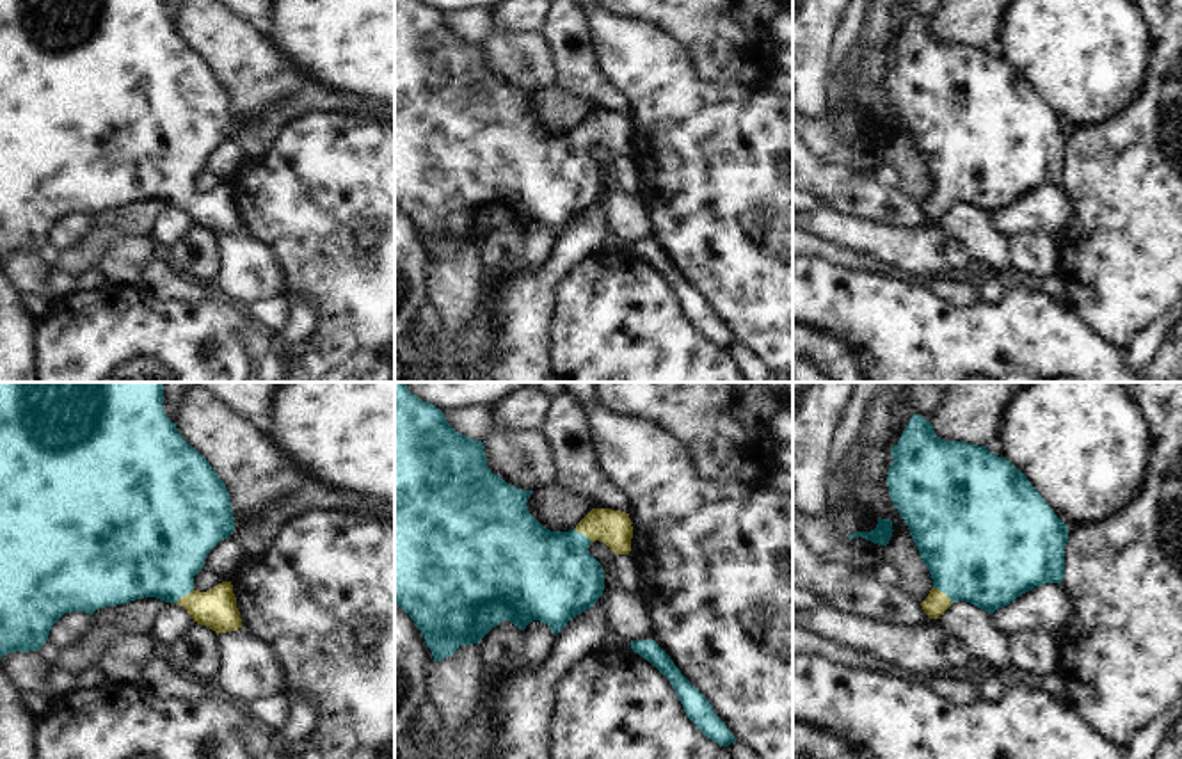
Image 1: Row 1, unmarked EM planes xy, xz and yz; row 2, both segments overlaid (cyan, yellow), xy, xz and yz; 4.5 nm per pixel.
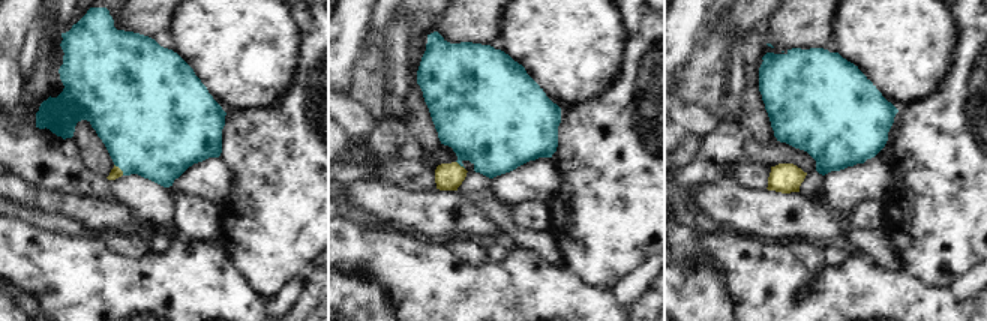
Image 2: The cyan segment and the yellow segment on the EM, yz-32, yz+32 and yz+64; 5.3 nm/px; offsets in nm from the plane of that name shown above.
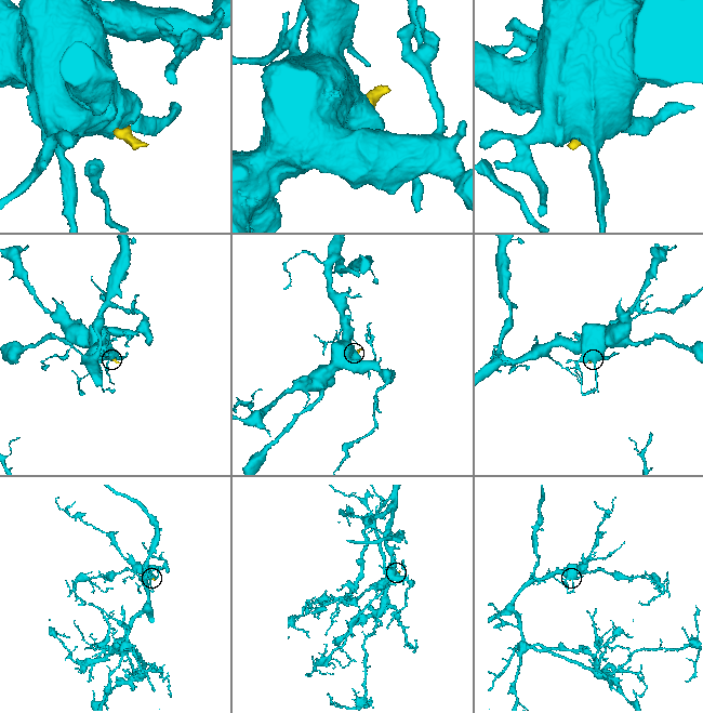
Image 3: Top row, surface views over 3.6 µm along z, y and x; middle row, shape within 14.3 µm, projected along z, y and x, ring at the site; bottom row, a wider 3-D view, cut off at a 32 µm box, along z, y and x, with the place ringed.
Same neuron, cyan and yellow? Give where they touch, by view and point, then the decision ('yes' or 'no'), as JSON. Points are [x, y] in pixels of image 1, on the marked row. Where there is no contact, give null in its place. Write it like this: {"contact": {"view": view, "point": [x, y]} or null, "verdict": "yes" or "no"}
{"contact": {"view": "yz", "point": [944, 592]}, "verdict": "yes"}

